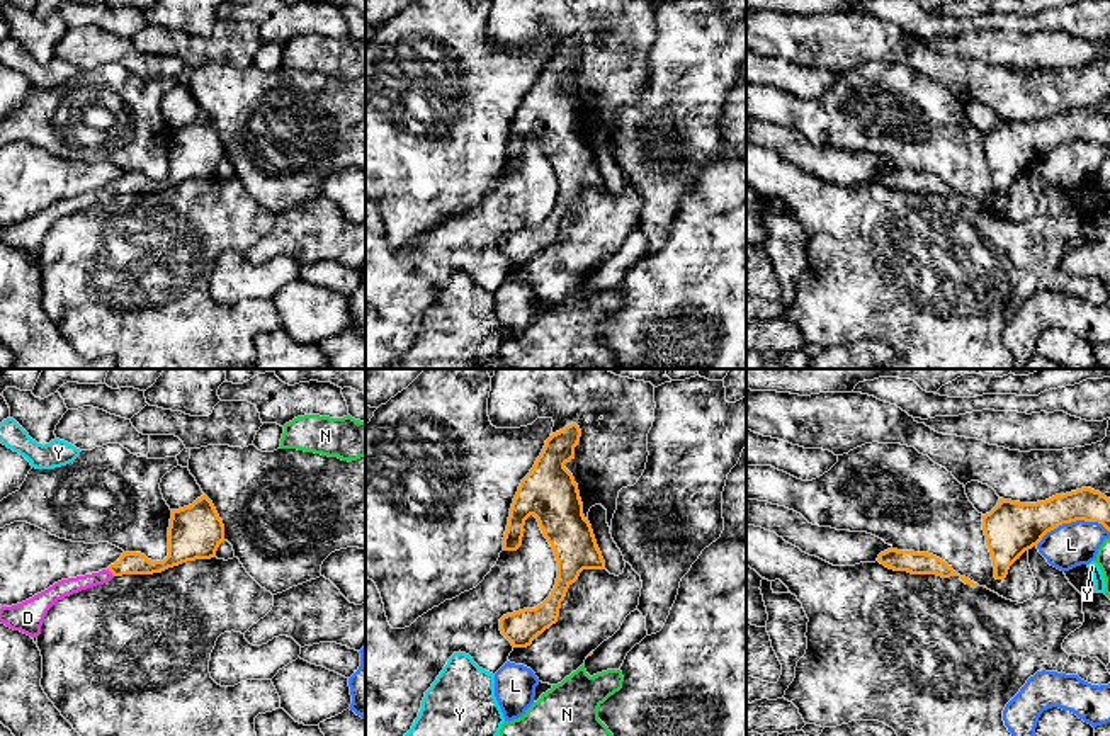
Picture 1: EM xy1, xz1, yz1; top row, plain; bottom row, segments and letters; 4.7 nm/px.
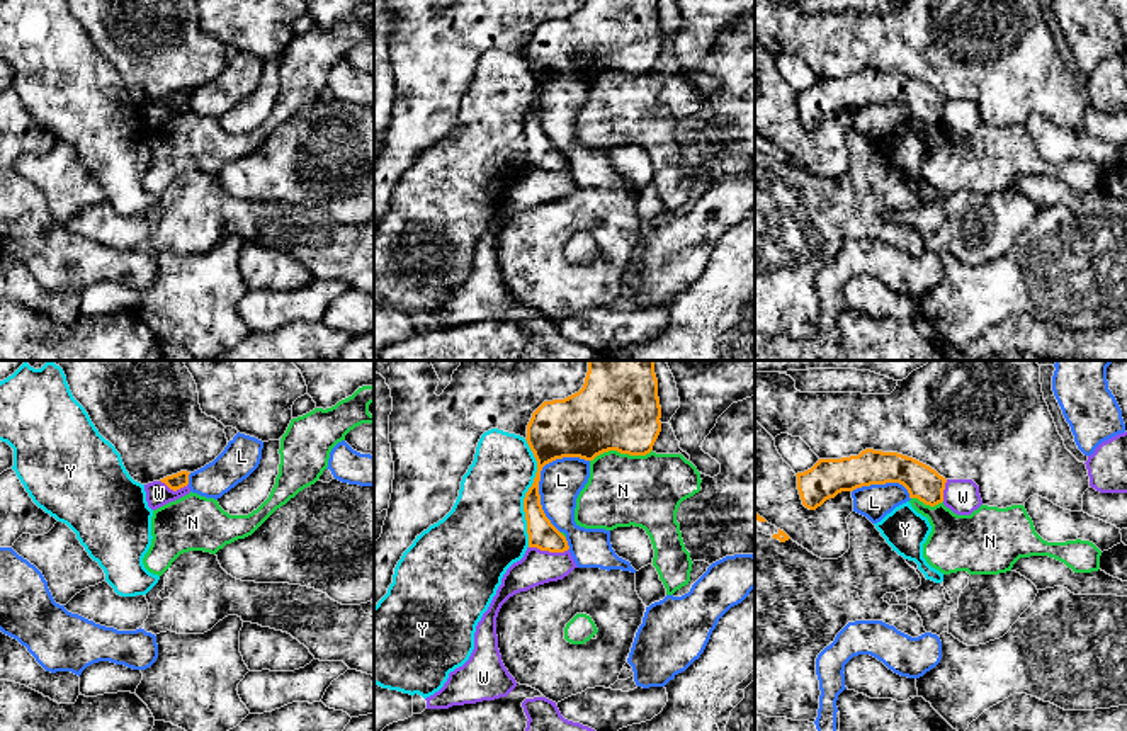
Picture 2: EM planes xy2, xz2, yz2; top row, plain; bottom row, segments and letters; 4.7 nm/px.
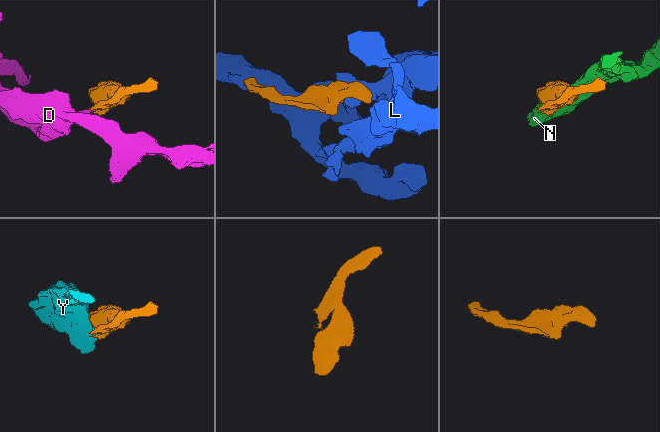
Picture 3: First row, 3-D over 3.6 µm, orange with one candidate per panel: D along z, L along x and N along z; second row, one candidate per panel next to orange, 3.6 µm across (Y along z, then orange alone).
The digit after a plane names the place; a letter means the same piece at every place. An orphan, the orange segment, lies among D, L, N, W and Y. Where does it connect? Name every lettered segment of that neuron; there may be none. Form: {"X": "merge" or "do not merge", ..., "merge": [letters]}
{"D": "merge", "L": "do not merge", "N": "do not merge", "W": "do not merge", "Y": "do not merge", "merge": ["D"]}

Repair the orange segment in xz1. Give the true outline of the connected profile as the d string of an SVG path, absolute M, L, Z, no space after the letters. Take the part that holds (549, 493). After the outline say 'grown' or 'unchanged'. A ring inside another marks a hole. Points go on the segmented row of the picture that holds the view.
M576 423L552 433L513 498L503 551L522 546L525 520L534 515L558 561L551 595L535 609L524 609L500 619L501 634L513 648L527 648L558 622L561 602L583 569L605 569L573 474L564 467L575 459L581 430Z; unchanged

